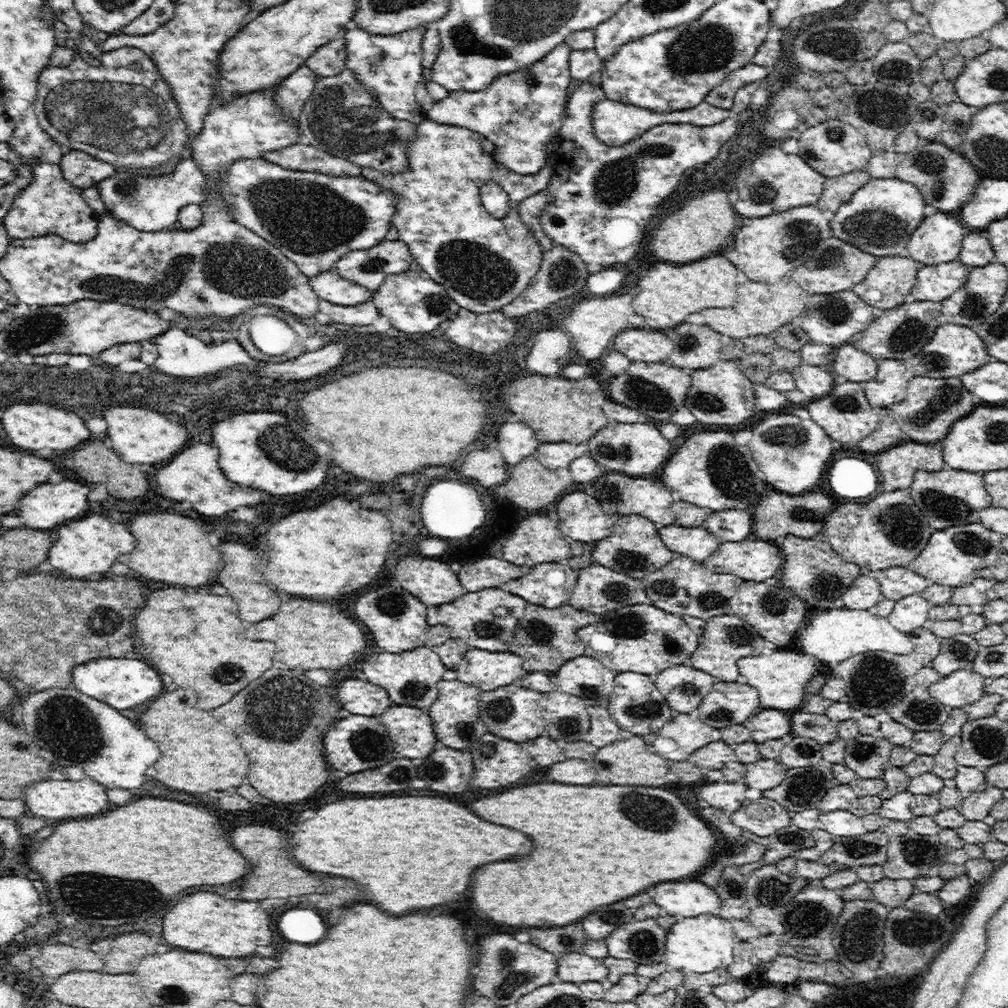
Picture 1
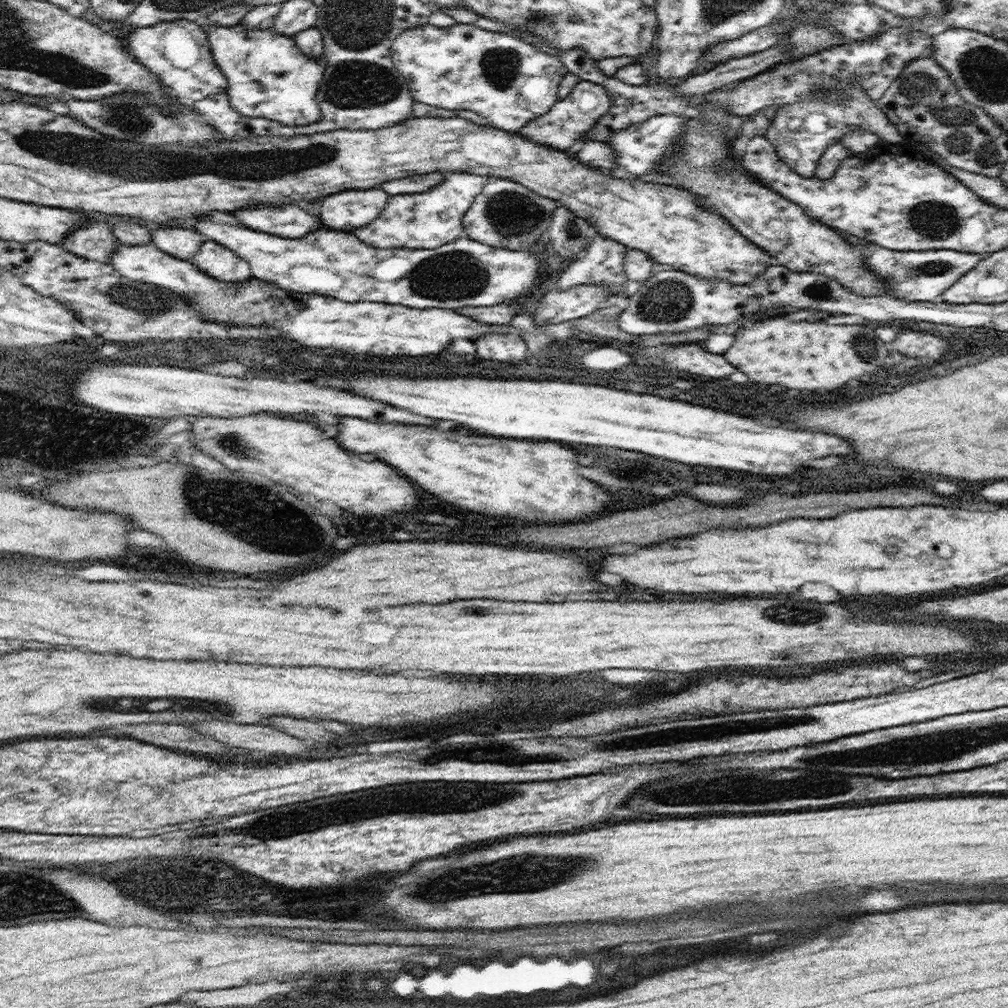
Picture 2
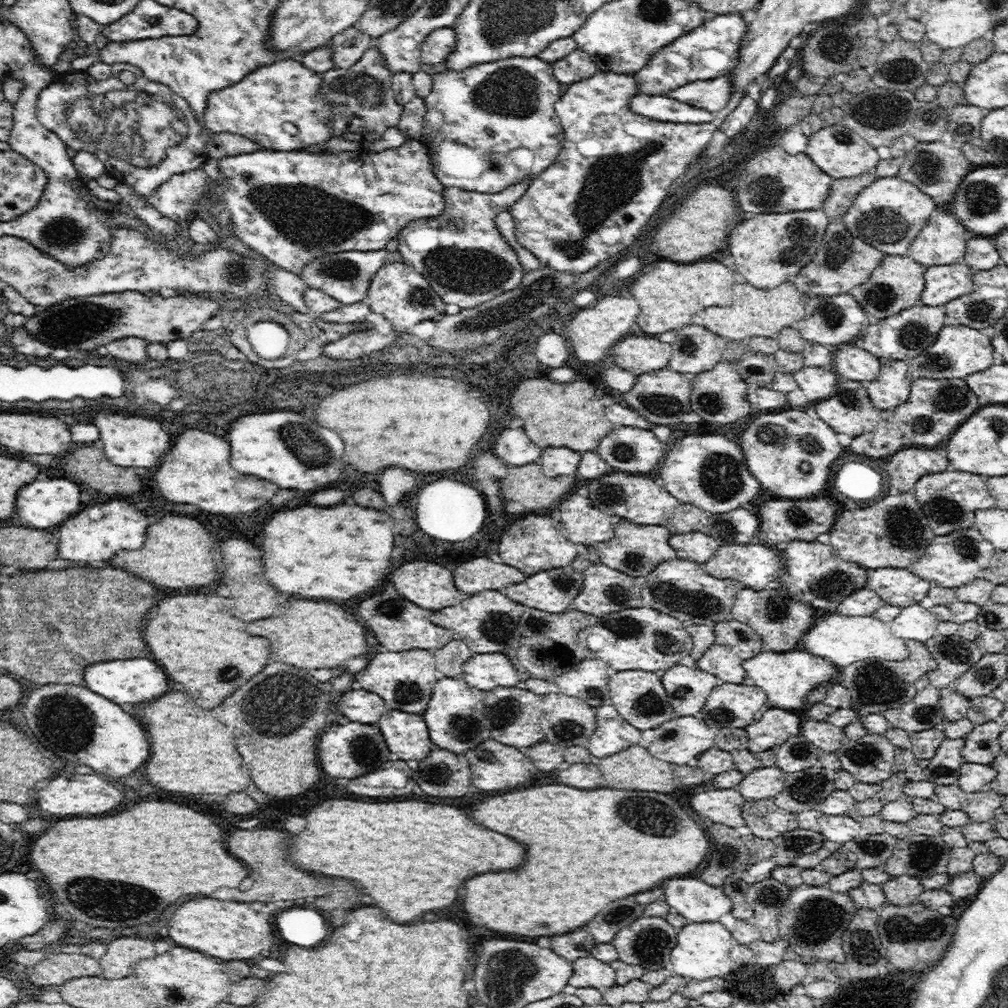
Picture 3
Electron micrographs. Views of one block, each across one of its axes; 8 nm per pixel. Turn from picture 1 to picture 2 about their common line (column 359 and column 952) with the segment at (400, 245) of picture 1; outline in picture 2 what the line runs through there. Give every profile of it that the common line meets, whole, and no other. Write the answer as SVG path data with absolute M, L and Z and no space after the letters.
M868 243L864 256L866 256L864 257L866 268L876 276L882 276L882 280L886 280L888 295L906 302L934 300L985 257L982 254L955 250L897 251L874 243Z

